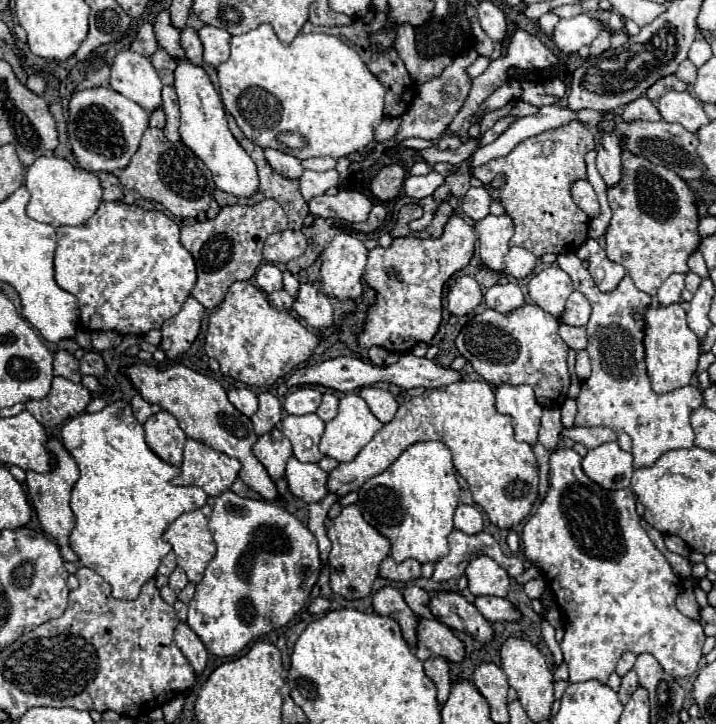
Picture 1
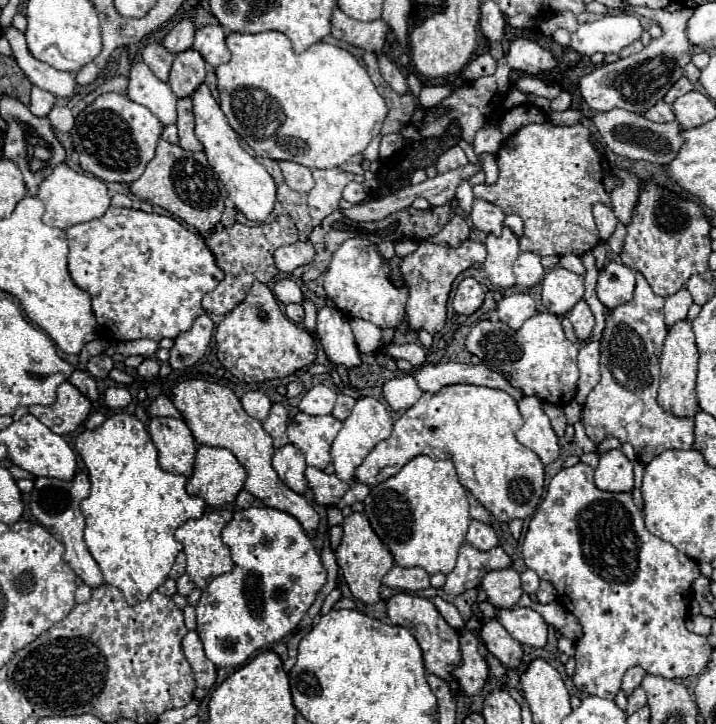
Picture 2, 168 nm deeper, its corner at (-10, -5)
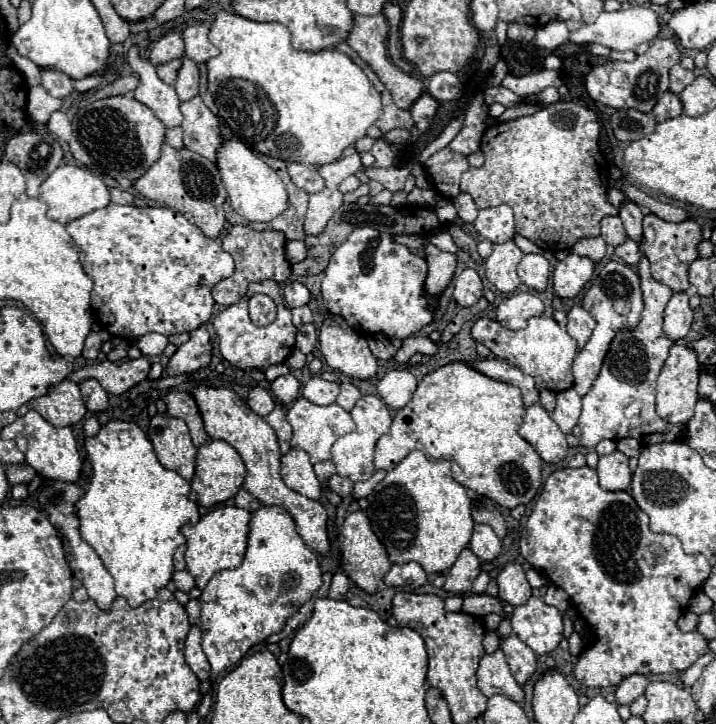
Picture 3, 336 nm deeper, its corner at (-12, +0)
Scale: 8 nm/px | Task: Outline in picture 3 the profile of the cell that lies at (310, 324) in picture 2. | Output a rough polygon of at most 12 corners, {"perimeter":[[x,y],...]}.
{"perimeter":[[304,324],[296,336],[296,348],[310,354],[318,342],[314,324]]}

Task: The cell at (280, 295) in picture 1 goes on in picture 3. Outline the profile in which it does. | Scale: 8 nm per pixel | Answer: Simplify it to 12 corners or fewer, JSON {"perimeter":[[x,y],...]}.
{"perimeter":[[308,306],[292,308],[294,326],[300,328],[312,322],[312,310]]}

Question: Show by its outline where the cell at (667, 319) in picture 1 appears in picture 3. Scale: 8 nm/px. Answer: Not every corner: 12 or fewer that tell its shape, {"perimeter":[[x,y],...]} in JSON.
{"perimeter":[[674,340],[656,384],[656,412],[686,424],[698,402],[698,356]]}

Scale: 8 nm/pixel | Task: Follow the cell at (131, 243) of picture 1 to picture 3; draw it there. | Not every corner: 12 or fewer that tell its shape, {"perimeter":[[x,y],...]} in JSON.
{"perimeter":[[164,206],[66,224],[106,332],[192,332],[232,276]]}

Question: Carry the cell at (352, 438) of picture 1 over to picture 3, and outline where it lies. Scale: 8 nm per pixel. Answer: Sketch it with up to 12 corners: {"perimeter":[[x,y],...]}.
{"perimeter":[[362,396],[350,416],[356,430],[332,446],[342,478],[368,480],[374,446],[390,430],[390,408]]}

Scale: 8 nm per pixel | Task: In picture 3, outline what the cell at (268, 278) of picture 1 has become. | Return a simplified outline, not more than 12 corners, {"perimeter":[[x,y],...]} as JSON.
{"perimeter":[[300,282],[284,286],[284,300],[290,308],[304,306],[310,292]]}

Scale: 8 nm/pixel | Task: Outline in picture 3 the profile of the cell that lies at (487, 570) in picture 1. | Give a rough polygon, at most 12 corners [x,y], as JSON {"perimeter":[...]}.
{"perimeter":[[520,564],[496,576],[498,598],[520,606],[532,588]]}

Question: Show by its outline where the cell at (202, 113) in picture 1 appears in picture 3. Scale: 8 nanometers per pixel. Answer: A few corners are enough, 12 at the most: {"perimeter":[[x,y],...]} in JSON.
{"perimeter":[[232,134],[216,166],[232,208],[270,222],[288,208],[280,176]]}

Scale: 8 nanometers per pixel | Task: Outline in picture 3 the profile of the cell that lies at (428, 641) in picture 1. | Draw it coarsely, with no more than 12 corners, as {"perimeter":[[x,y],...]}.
{"perimeter":[[502,650],[482,656],[476,678],[484,696],[524,700]]}

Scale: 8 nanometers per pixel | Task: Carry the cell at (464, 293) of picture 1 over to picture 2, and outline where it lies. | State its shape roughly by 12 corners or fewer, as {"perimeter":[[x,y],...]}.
{"perimeter":[[476,279],[460,281],[452,307],[472,315],[484,301]]}

